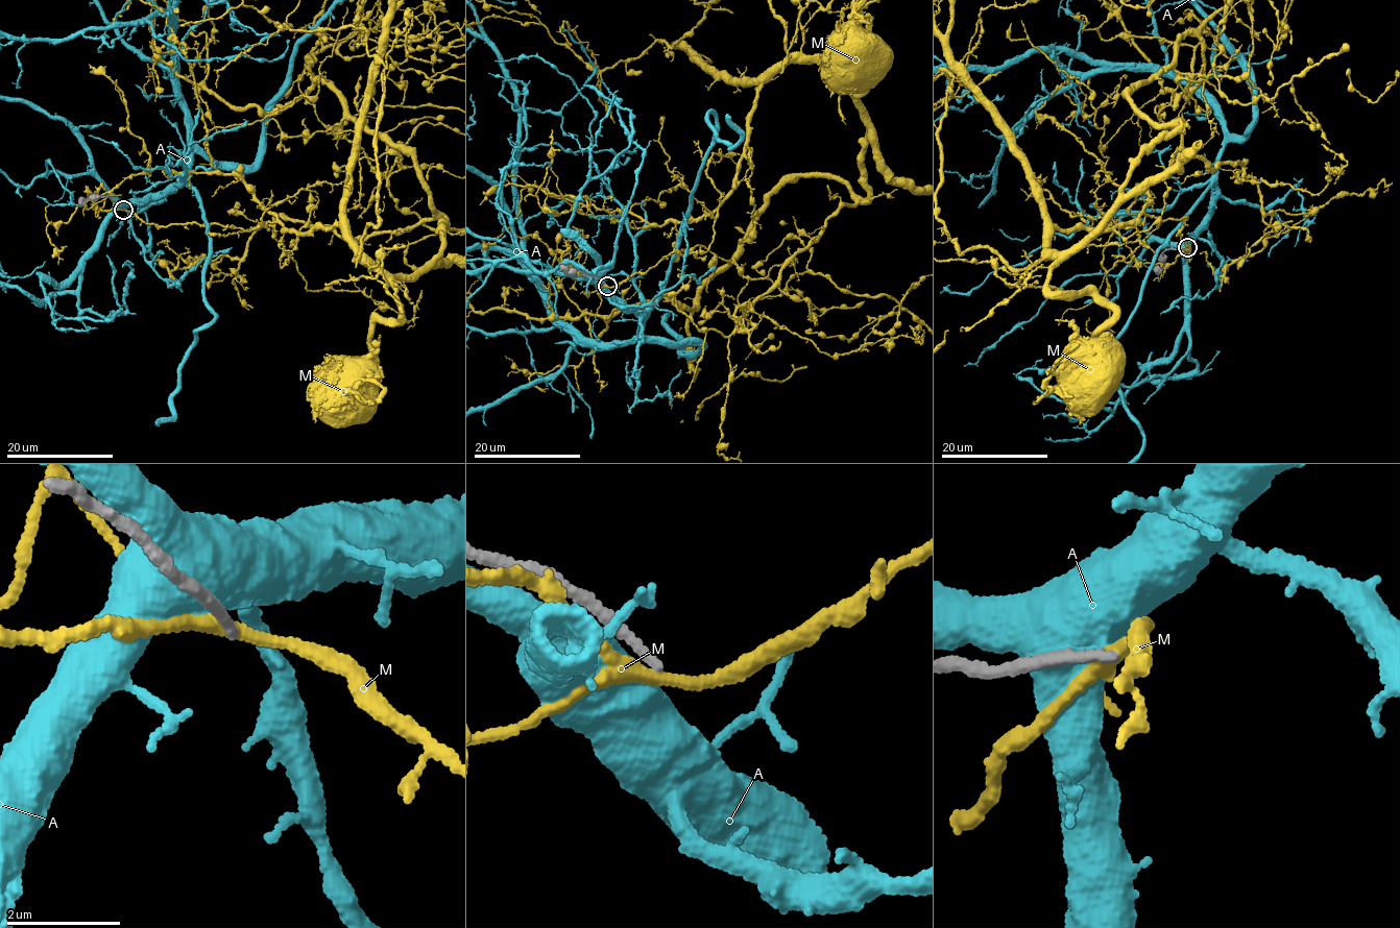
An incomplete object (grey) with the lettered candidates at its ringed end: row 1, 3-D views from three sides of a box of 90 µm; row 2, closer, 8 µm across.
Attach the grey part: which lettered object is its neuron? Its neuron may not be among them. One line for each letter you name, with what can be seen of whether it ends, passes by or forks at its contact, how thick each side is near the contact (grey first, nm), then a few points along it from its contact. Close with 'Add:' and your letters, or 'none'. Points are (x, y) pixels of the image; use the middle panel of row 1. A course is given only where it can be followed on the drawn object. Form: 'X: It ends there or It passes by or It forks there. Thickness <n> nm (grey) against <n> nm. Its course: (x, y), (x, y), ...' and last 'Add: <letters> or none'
Add: none

